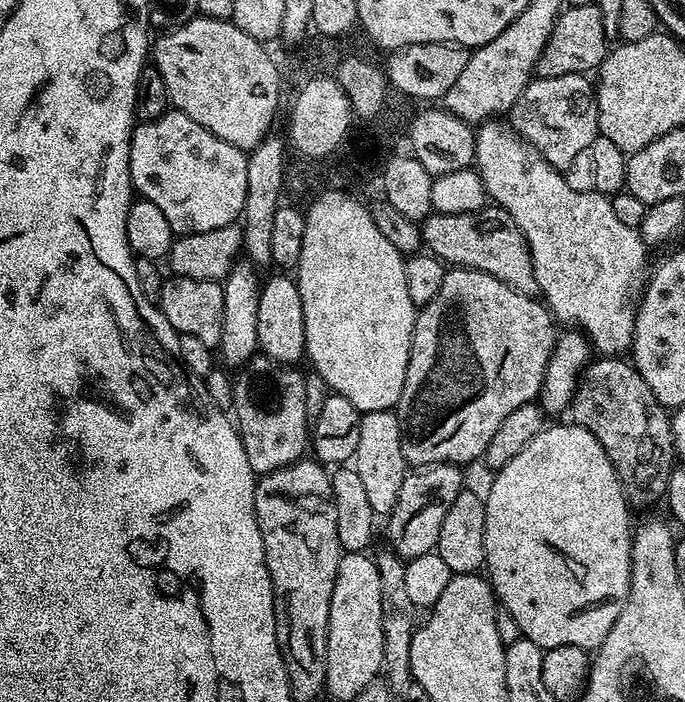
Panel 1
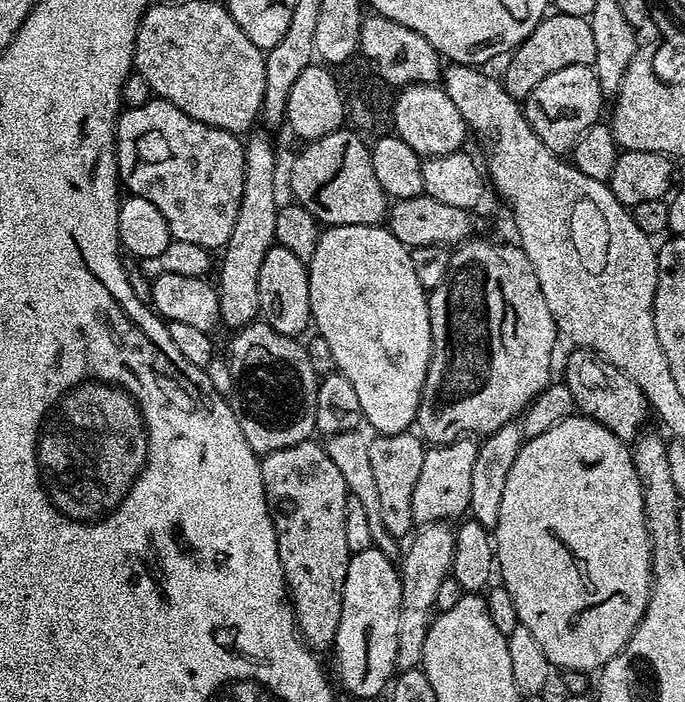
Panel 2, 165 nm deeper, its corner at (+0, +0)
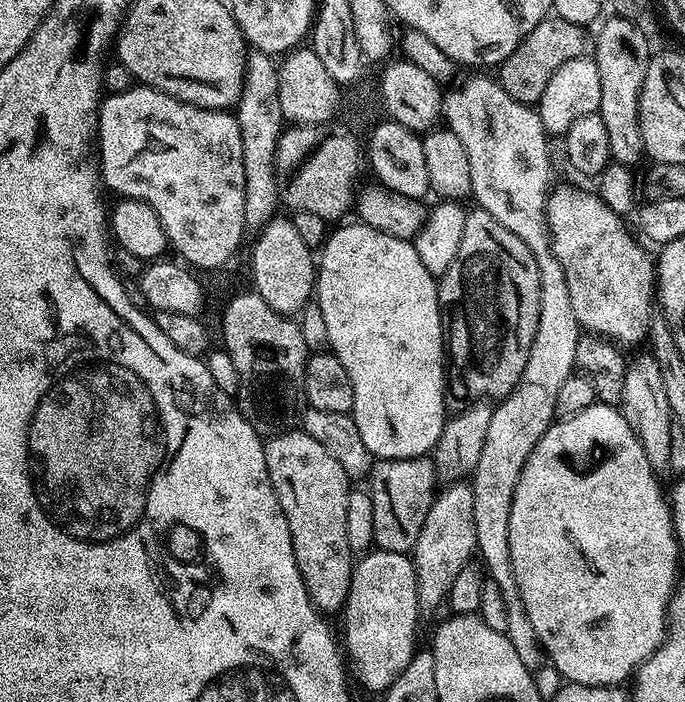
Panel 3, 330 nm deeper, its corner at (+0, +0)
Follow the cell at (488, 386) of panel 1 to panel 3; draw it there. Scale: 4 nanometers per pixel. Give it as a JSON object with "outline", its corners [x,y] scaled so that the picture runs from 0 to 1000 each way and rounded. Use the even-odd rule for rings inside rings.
{"outline":[[[699,293],[691,295],[680,311],[680,328],[674,328],[674,350],[669,350],[669,368],[651,385],[648,393],[641,395],[642,443],[651,463],[651,519],[657,526],[657,553],[672,564],[683,567],[734,567],[750,556],[750,550],[762,538],[762,527],[768,527],[768,510],[774,510],[774,493],[780,487],[780,476],[785,470],[785,447],[788,446],[788,403],[785,402],[785,377],[780,375],[780,362],[768,356],[768,345],[756,339],[756,333],[745,333],[733,316],[727,316],[709,299]]]}

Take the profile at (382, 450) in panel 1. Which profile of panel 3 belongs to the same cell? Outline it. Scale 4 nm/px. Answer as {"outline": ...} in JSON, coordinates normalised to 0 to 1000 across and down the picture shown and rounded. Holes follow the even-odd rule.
{"outline":[[[606,650],[585,655],[550,654],[542,665],[540,699],[546,715],[546,775],[558,786],[600,788],[610,772],[610,761],[616,761],[616,749],[622,749],[622,732],[628,732],[628,721],[639,705],[639,679],[635,654],[625,650]]]}

